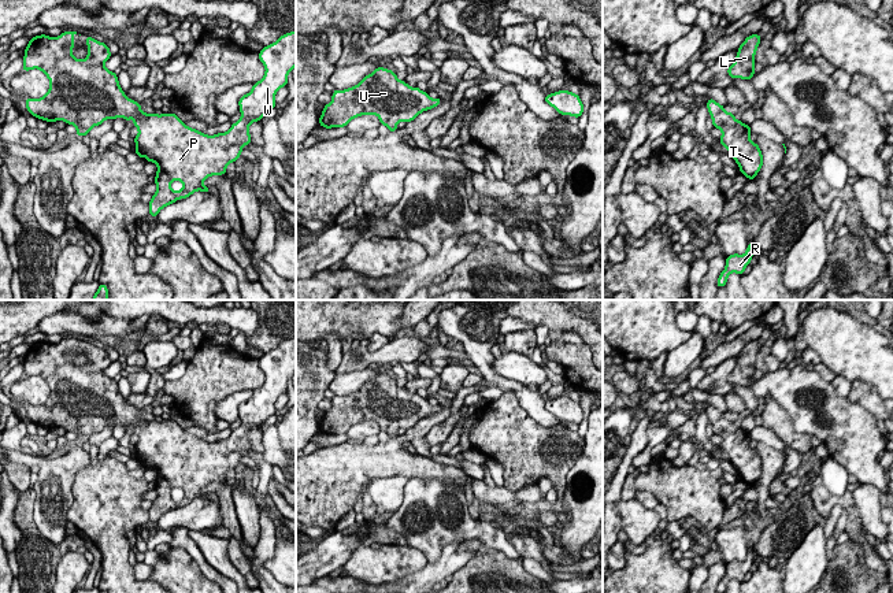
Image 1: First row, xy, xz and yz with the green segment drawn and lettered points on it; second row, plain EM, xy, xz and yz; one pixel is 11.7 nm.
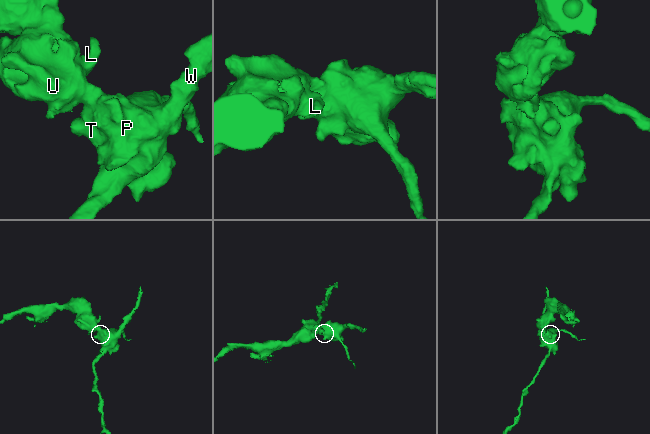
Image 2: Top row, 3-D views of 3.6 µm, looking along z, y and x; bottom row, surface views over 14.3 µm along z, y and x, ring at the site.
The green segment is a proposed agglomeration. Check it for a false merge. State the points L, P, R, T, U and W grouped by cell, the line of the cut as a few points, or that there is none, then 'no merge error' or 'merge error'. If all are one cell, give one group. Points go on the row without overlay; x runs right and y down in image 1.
L P R T U W | no cut | no merge error

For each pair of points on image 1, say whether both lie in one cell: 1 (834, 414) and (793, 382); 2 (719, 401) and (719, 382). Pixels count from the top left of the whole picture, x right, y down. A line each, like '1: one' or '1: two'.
1: one
2: two

